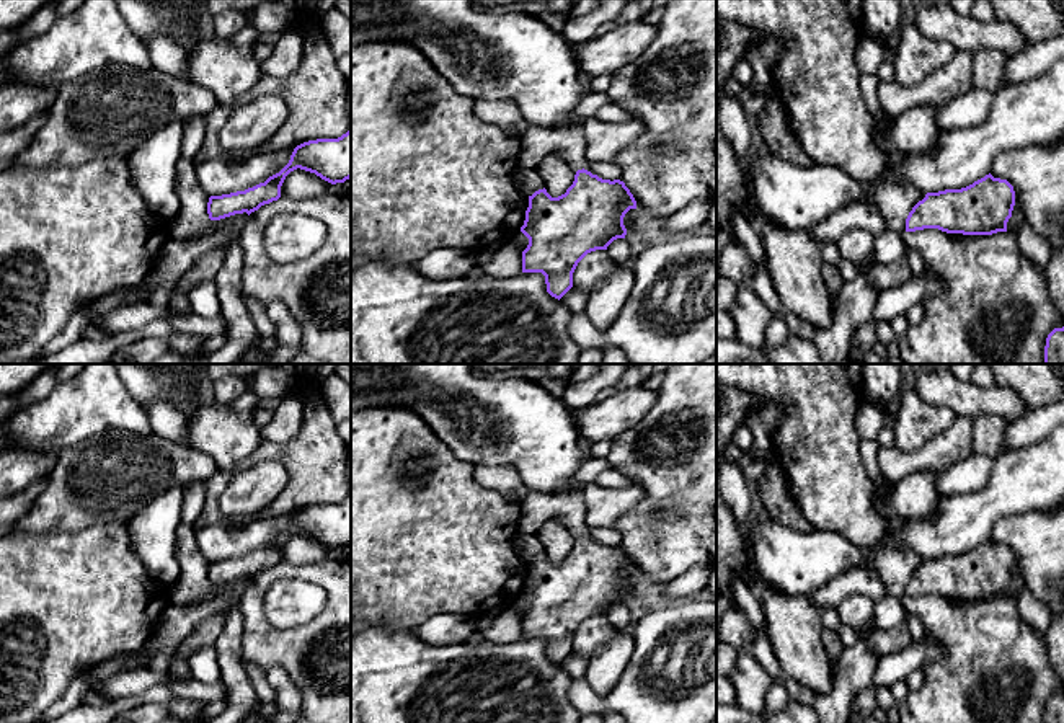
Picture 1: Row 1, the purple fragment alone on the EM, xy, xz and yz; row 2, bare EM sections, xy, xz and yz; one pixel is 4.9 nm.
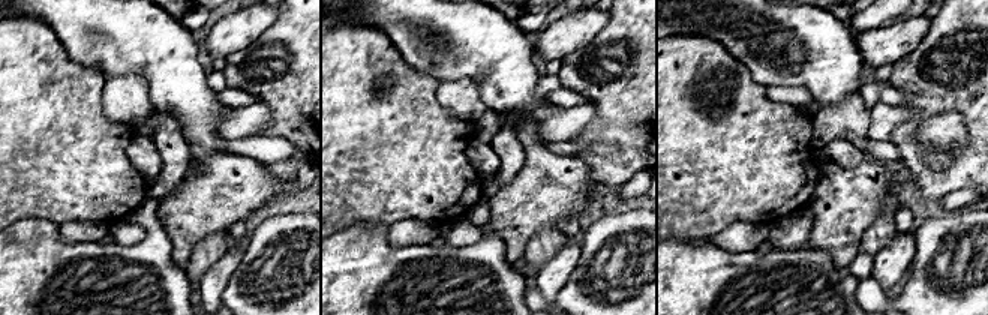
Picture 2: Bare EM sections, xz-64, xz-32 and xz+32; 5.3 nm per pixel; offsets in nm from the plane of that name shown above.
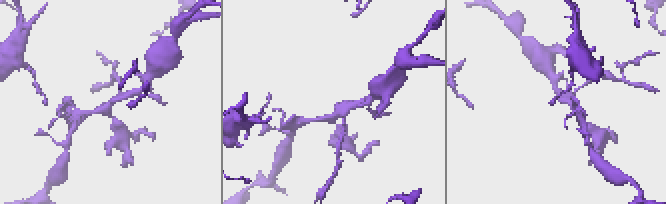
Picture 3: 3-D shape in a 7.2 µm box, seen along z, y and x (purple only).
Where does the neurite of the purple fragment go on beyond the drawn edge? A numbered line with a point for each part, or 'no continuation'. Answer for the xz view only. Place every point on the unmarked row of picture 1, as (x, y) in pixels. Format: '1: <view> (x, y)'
1: xz (567, 506)

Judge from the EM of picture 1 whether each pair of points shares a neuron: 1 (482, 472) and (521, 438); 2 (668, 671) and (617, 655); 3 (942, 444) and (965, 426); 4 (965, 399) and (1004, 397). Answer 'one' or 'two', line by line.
1: two
2: two
3: one
4: one

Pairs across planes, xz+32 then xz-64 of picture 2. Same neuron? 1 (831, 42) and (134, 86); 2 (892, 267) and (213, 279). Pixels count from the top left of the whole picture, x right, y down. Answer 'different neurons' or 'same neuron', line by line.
1: different neurons
2: same neuron

